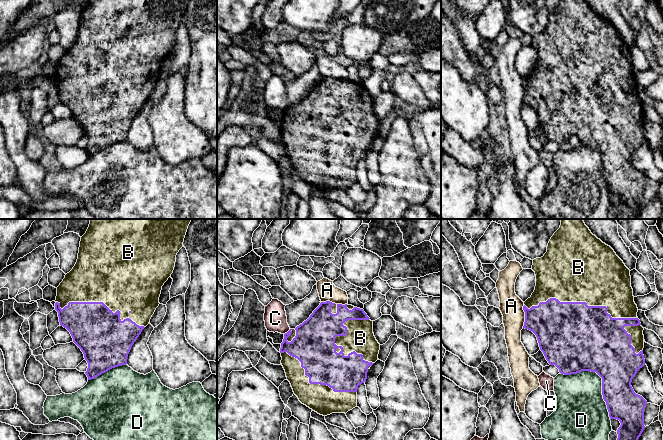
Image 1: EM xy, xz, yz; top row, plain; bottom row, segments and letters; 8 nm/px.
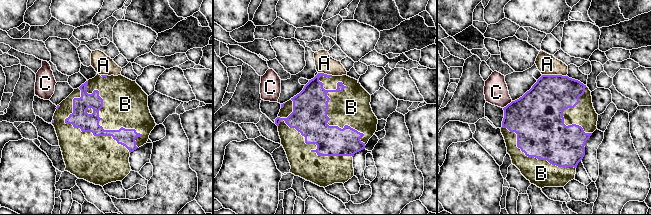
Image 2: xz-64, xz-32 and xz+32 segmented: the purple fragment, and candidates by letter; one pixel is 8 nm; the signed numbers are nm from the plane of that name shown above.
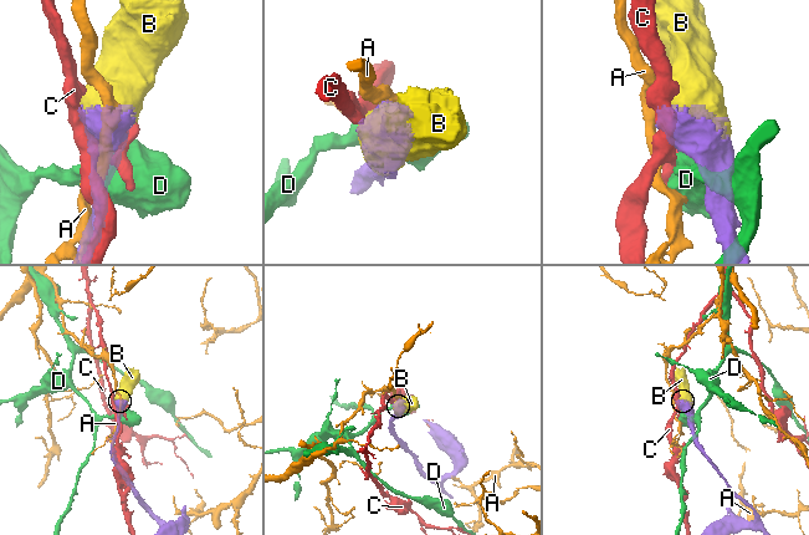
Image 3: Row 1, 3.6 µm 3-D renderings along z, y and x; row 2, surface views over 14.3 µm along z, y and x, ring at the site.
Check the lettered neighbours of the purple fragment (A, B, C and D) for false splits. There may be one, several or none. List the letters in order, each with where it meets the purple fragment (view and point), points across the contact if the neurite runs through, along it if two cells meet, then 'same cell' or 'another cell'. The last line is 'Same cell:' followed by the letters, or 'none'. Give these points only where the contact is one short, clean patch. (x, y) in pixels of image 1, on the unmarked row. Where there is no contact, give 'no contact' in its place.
A: meets purple in yz at (525, 92); border along yz (524, 81), (524, 101), (522, 103); another cell
B: meets purple in yz at (583, 78); same cell
C: meets purple in xz at (288, 107); another cell
D: meets purple in yz at (602, 155); another cell
Same cell: B

